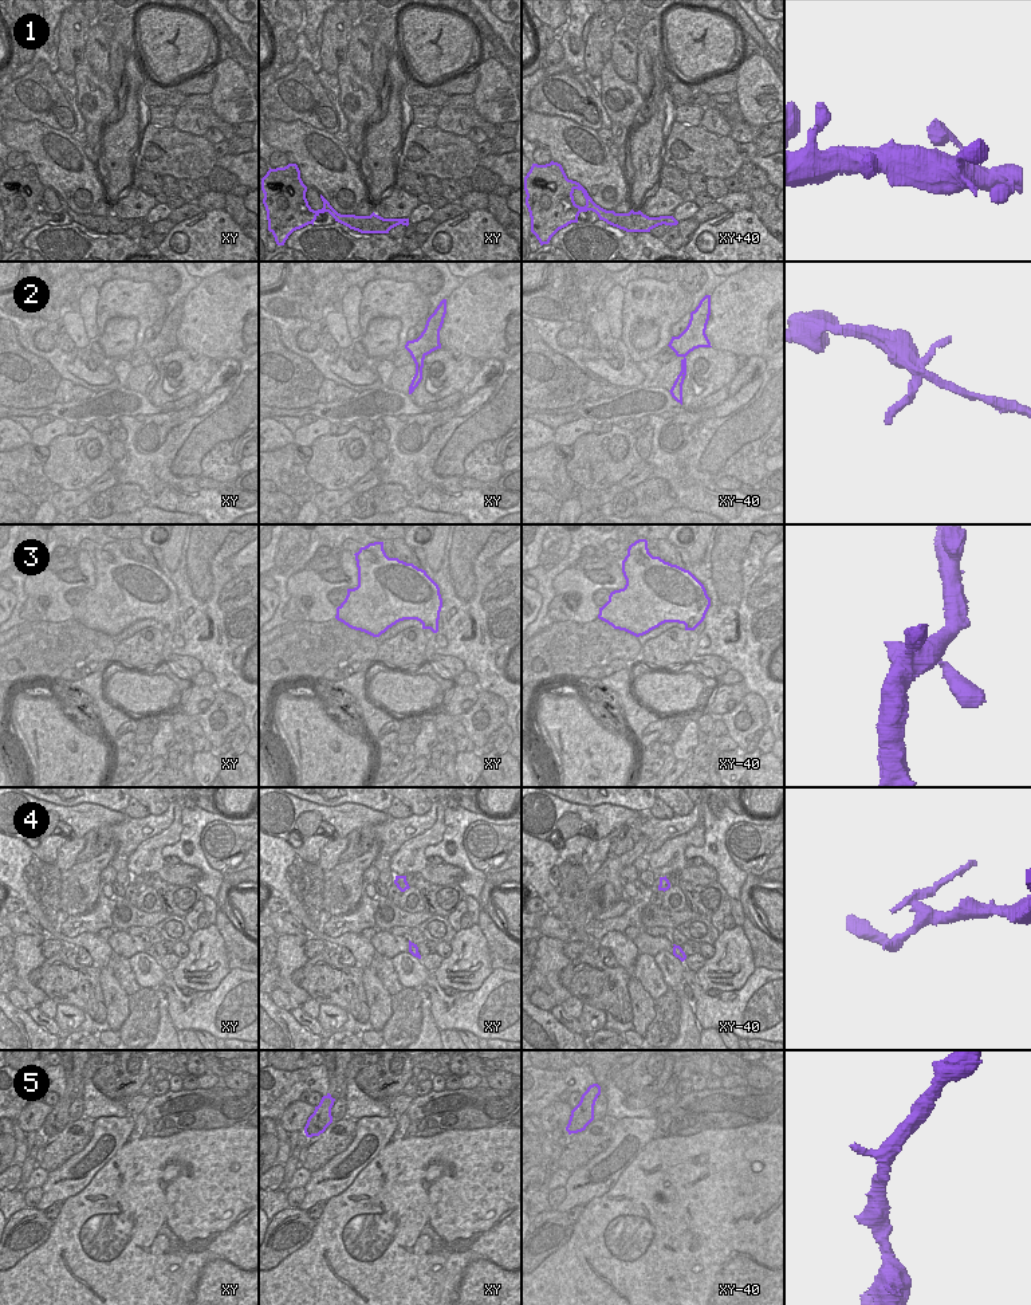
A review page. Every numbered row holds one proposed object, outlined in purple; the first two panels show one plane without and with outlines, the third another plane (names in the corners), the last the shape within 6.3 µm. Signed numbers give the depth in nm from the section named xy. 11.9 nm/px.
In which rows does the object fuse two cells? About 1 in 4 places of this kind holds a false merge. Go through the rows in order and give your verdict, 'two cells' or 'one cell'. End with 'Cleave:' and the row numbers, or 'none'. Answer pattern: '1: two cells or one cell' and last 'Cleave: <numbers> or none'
1: one cell
2: one cell
3: one cell
4: two cells
5: one cell
Cleave: 4

